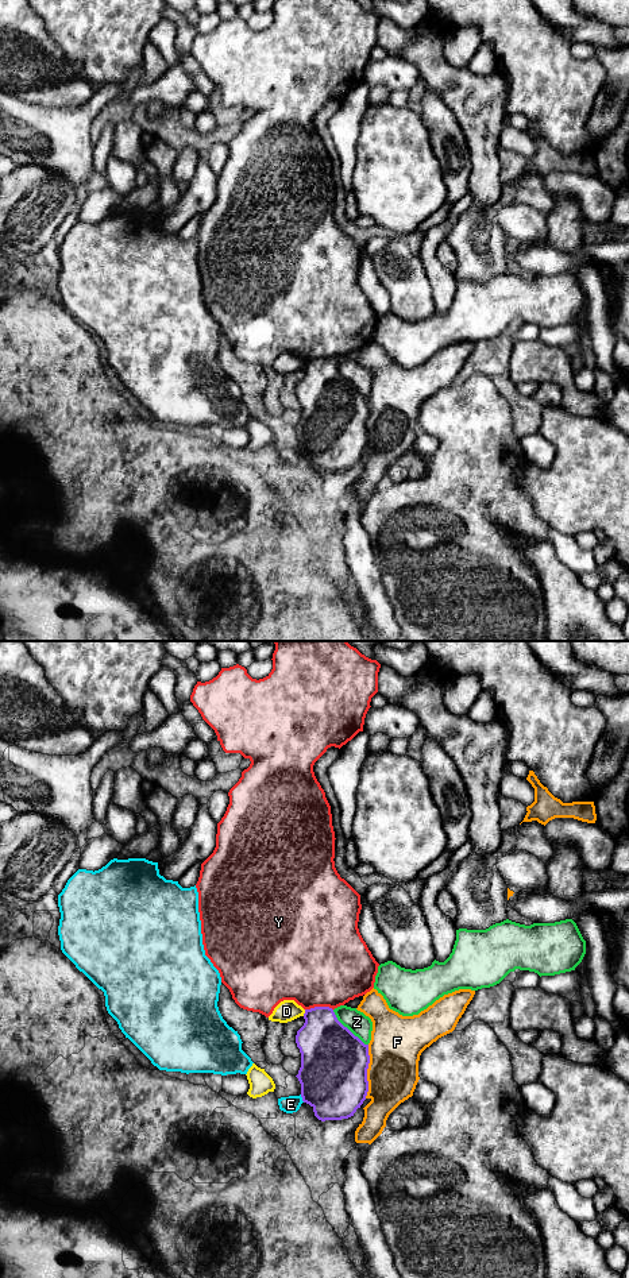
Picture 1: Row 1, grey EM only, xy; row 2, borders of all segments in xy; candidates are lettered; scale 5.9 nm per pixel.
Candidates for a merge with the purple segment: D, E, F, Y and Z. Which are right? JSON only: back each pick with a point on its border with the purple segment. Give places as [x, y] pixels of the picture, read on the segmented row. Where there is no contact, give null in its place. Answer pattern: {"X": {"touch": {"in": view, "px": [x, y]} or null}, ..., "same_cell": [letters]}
{"same_cell": []}

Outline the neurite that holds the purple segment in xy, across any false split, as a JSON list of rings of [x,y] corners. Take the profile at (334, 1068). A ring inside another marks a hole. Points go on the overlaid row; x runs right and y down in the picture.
[[[329,1007],[305,1009],[304,1019],[305,1023],[296,1035],[296,1043],[301,1053],[301,1067],[296,1077],[301,1084],[302,1101],[313,1108],[314,1116],[321,1121],[348,1119],[360,1108],[368,1092],[368,1045],[364,1045],[344,1027]]]

